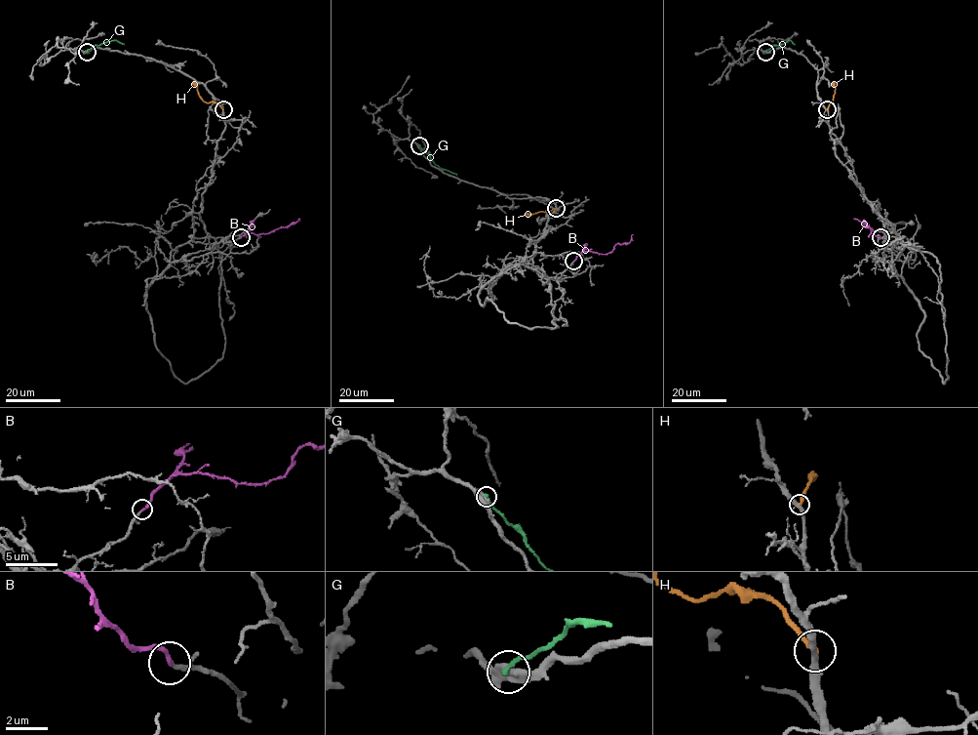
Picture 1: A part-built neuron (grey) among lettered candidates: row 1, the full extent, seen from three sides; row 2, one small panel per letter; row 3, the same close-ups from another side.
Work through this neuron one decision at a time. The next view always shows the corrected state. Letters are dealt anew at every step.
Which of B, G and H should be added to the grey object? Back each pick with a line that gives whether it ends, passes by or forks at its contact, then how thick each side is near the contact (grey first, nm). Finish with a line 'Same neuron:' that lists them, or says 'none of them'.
B: It ends there. Thickness 150 nm (grey) against 200 nm
Same neuron: B

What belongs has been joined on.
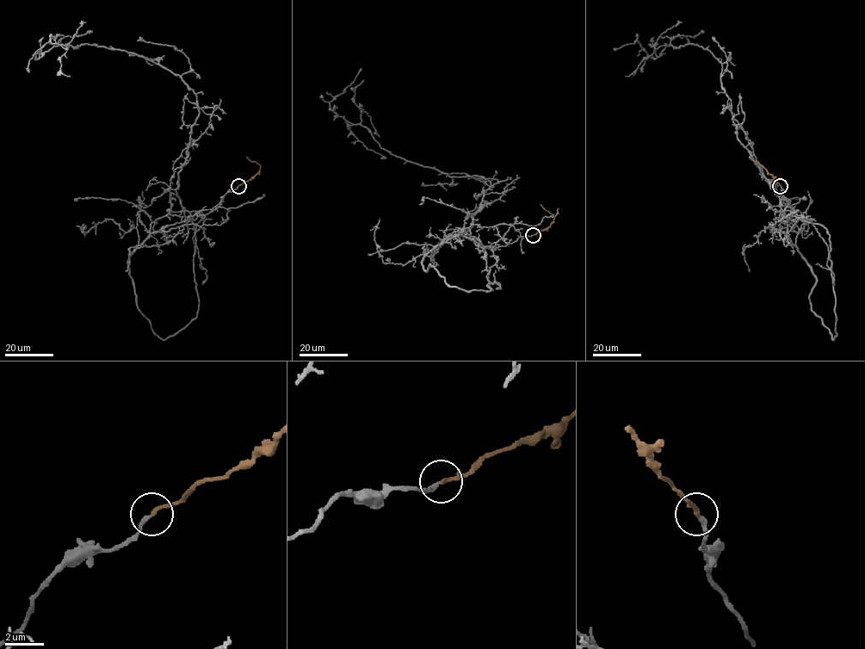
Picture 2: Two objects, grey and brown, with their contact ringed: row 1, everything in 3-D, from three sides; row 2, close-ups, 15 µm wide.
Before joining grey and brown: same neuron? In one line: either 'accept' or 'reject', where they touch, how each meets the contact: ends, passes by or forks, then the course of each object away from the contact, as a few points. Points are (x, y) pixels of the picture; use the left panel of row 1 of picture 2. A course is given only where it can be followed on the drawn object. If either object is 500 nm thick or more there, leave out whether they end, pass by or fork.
accept | (238, 186) | grey ends | brown ends | grey via (238, 186), (185, 209), (194, 91), (120, 50), (59, 44), (36, 58), (49, 40), (67, 50) | brown via (238, 186), (250, 180), (260, 169), (260, 165), (246, 157)

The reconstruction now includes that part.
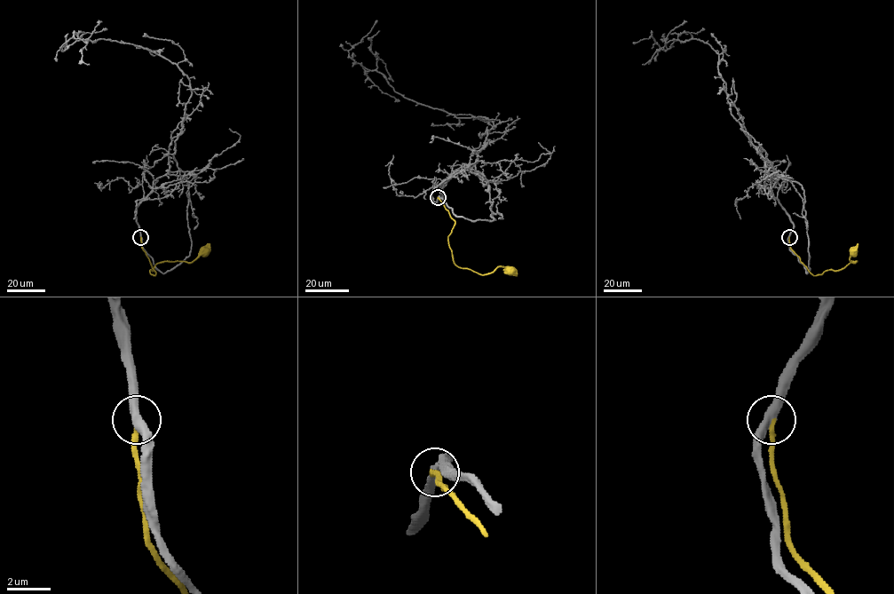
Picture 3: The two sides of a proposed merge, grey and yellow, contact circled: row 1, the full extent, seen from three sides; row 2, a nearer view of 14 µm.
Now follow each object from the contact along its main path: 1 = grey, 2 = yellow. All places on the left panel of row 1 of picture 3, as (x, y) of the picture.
1: (140, 237), (135, 210), (169, 170), (190, 81), (133, 44), (83, 39), (62, 50), (73, 36), (87, 43)
2: (140, 237), (142, 249), (155, 272), (154, 275), (149, 271), (160, 263), (192, 263), (203, 251)

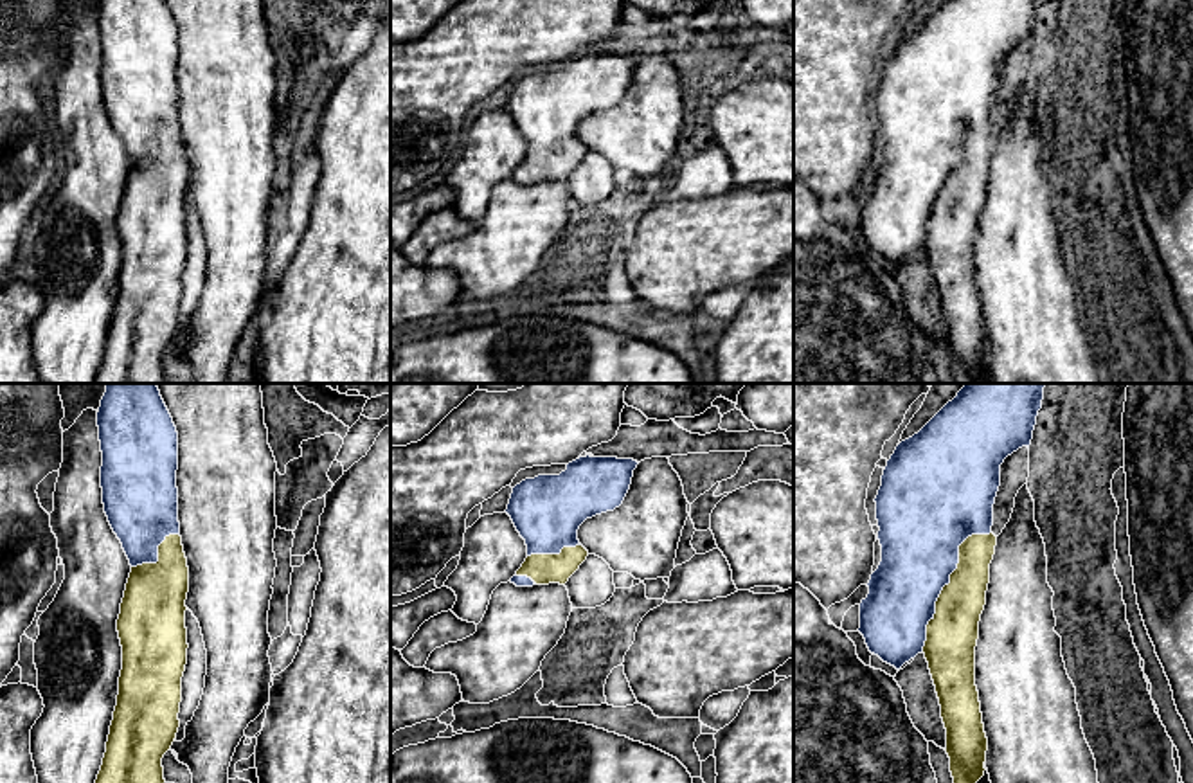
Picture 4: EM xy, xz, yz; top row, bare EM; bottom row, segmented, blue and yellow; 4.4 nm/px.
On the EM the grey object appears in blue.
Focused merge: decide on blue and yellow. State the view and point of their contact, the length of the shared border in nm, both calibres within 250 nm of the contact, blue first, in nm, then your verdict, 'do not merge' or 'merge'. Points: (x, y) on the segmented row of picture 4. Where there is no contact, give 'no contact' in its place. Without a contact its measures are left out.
yz (947, 584) | 600 nm | 360/220 nm | merge

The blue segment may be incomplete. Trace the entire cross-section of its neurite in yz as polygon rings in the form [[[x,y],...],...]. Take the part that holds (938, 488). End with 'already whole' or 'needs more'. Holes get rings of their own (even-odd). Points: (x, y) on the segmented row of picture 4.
[[[966,383],[918,434],[901,441],[882,475],[875,499],[882,562],[860,603],[860,628],[871,653],[900,670],[925,653],[946,729],[946,754],[954,783],[977,783],[984,776],[988,738],[975,686],[975,646],[986,605],[990,563],[997,536],[991,533],[993,504],[1000,486],[1000,464],[1031,445],[1045,383]]] | needs more

